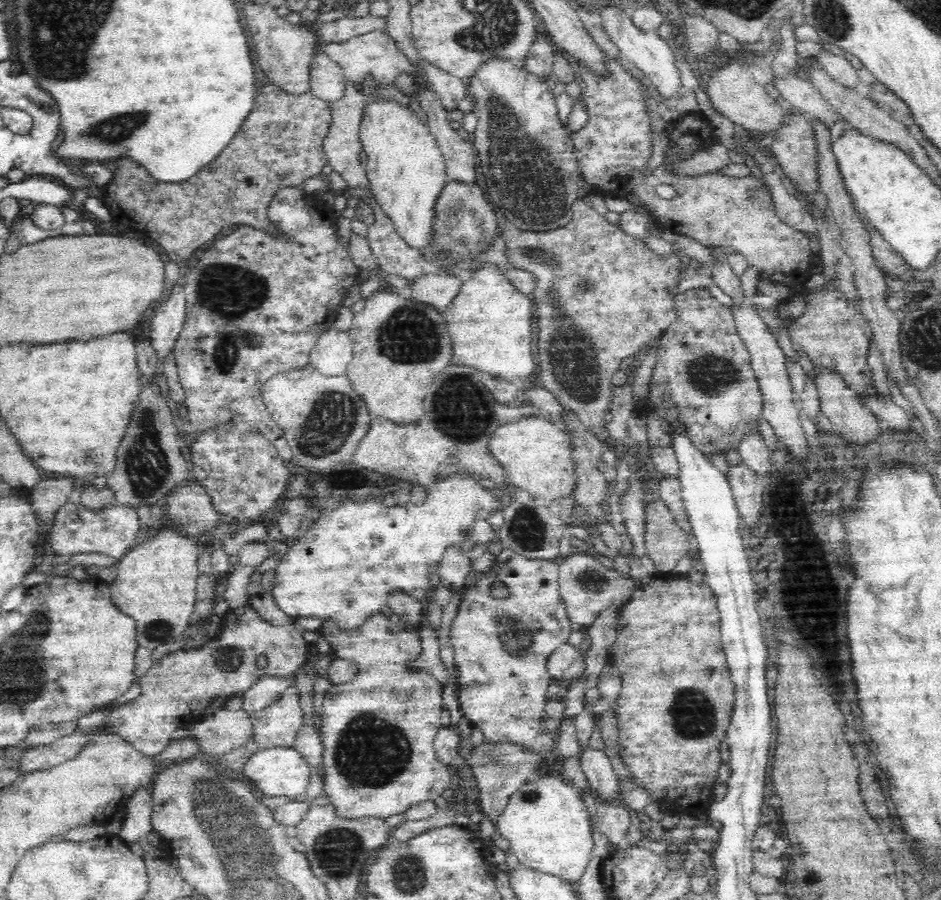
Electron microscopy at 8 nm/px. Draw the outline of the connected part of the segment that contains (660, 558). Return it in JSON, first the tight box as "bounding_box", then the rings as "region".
{"bounding_box":[645,494,690,575],"region":[[[651,494],[649,500],[646,504],[646,513],[648,513],[648,522],[646,522],[646,534],[645,534],[645,549],[652,558],[654,565],[658,568],[658,572],[662,575],[672,574],[672,570],[679,564],[680,560],[690,556],[690,542],[688,541],[687,534],[681,530],[678,526],[678,523],[675,522],[673,514],[669,511],[669,508],[666,506],[665,502],[661,500],[651,499]]]}

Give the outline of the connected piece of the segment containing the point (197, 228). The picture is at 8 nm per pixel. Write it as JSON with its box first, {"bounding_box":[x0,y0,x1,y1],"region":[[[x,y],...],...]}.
{"bounding_box":[102,84,331,262],"region":[[[264,84],[260,88],[260,92],[256,92],[254,95],[254,104],[250,114],[246,115],[245,121],[242,122],[238,132],[234,135],[234,138],[230,141],[230,144],[226,146],[224,150],[206,166],[202,167],[198,174],[194,174],[190,177],[190,180],[186,182],[178,182],[178,184],[170,184],[169,182],[160,182],[151,176],[148,176],[146,169],[143,169],[139,164],[134,164],[128,160],[122,160],[120,164],[116,164],[116,169],[113,172],[112,180],[104,186],[102,202],[109,208],[110,214],[114,220],[120,220],[122,224],[134,228],[135,225],[143,225],[144,228],[140,228],[138,232],[145,232],[146,237],[154,238],[154,240],[160,243],[160,246],[164,248],[164,252],[170,256],[170,260],[174,262],[182,262],[182,260],[188,260],[192,253],[205,242],[212,240],[222,232],[228,231],[234,225],[246,225],[257,228],[258,230],[264,230],[266,228],[266,220],[268,220],[268,207],[274,193],[285,186],[300,186],[307,178],[320,175],[327,162],[327,156],[323,149],[323,140],[327,135],[327,130],[330,128],[331,123],[331,110],[329,102],[316,97],[312,91],[305,92],[304,94],[296,96],[295,94],[288,94],[287,92],[278,89],[276,86],[270,84]]]}

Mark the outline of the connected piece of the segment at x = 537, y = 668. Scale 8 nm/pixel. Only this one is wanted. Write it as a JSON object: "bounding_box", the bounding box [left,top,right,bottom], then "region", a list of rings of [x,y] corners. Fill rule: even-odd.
{"bounding_box":[450,554,572,775],"region":[[[514,554],[504,564],[495,562],[484,578],[476,579],[472,586],[462,590],[462,598],[450,630],[450,641],[454,645],[456,670],[458,670],[458,702],[462,717],[469,720],[472,727],[480,728],[486,741],[514,740],[528,749],[538,751],[543,758],[543,768],[538,775],[546,775],[546,758],[556,746],[558,731],[541,732],[542,713],[549,701],[546,695],[551,677],[547,673],[548,657],[569,639],[572,632],[565,605],[560,594],[558,570],[560,561],[555,562],[528,559]],[[496,582],[508,592],[506,598],[496,598]]]}

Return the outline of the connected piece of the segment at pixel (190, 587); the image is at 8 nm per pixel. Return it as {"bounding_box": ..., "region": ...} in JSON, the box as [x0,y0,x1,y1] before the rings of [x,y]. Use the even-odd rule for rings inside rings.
{"bounding_box":[109,529,199,650],"region":[[[171,529],[159,532],[150,540],[142,538],[138,542],[118,560],[118,576],[110,584],[109,590],[114,606],[138,622],[138,646],[156,650],[158,646],[173,642],[178,636],[187,633],[184,630],[190,629],[188,620],[196,600],[199,550],[196,538]]]}

